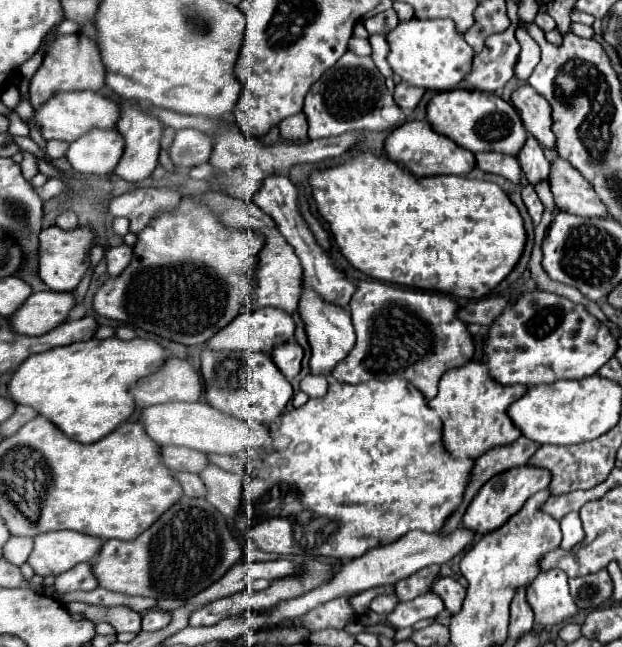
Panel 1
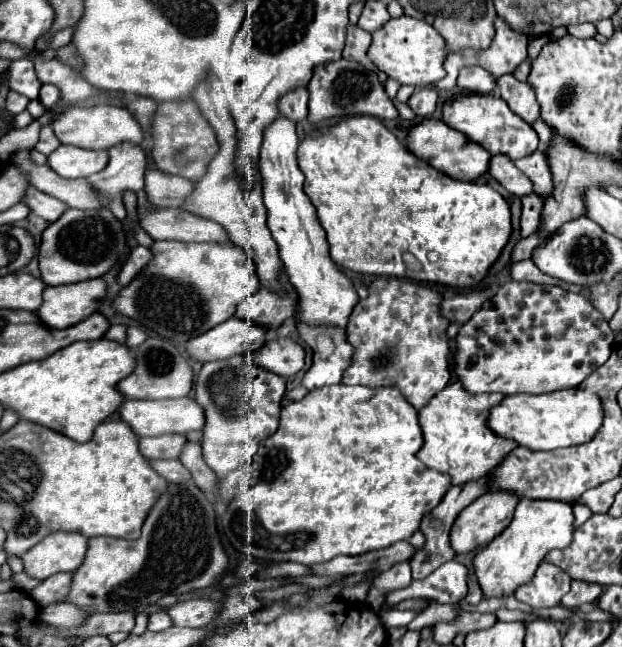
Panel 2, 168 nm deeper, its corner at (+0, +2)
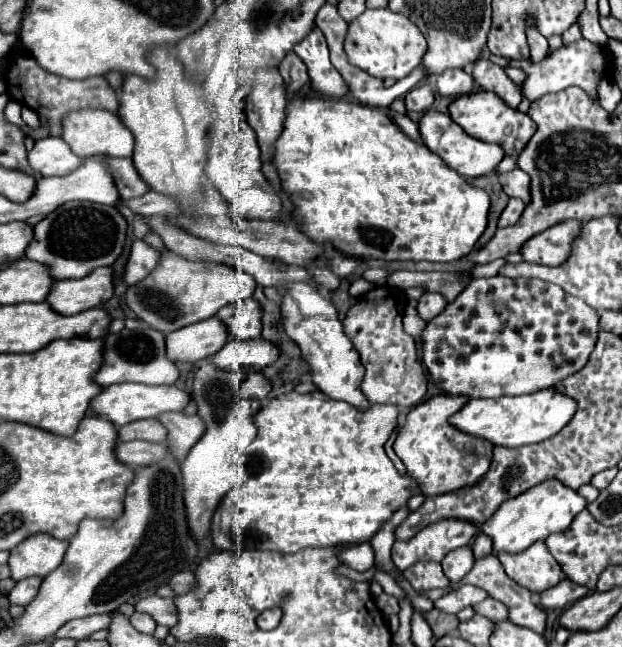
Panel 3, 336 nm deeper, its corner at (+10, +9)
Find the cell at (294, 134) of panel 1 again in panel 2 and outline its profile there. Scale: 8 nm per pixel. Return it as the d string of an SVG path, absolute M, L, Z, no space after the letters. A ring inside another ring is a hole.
M306 85L282 95L280 101L282 103L278 103L278 109L282 115L290 115L294 121L300 121L308 115L308 87Z

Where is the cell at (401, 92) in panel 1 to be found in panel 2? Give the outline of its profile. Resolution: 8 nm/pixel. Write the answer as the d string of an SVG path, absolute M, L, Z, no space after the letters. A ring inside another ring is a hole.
M422 87L412 93L408 105L418 117L430 117L436 109L436 101L438 101L438 91L430 87Z

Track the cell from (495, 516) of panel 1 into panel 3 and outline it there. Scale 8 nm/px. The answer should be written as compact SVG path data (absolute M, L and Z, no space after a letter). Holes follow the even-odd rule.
M444 518L428 524L410 542L394 542L394 564L398 570L410 568L418 560L440 562L450 550L468 546L480 532L474 522L460 518Z

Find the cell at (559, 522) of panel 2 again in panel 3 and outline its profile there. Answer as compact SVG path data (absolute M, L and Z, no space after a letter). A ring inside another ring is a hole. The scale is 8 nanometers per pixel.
M546 480L540 486L526 490L524 494L512 498L512 502L504 502L496 514L488 522L484 522L482 532L492 538L492 552L508 552L508 554L520 554L528 546L532 546L538 540L546 540L548 534L566 530L576 514L586 508L586 500L580 498L574 490L562 486L556 480Z

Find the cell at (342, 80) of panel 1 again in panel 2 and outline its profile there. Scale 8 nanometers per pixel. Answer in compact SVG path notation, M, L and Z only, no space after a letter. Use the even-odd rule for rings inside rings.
M338 59L338 61L318 65L308 83L308 89L310 89L308 119L312 123L332 119L332 117L348 117L348 115L372 115L372 117L380 117L380 119L398 117L398 111L396 111L394 103L388 99L376 73L364 69L356 61Z

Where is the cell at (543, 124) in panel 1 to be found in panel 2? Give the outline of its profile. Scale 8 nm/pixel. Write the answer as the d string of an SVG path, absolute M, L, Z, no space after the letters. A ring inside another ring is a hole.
M502 75L496 79L500 97L508 103L508 107L522 117L526 123L534 123L540 113L538 113L538 101L534 97L534 89L530 89L528 83L518 81L514 75Z

